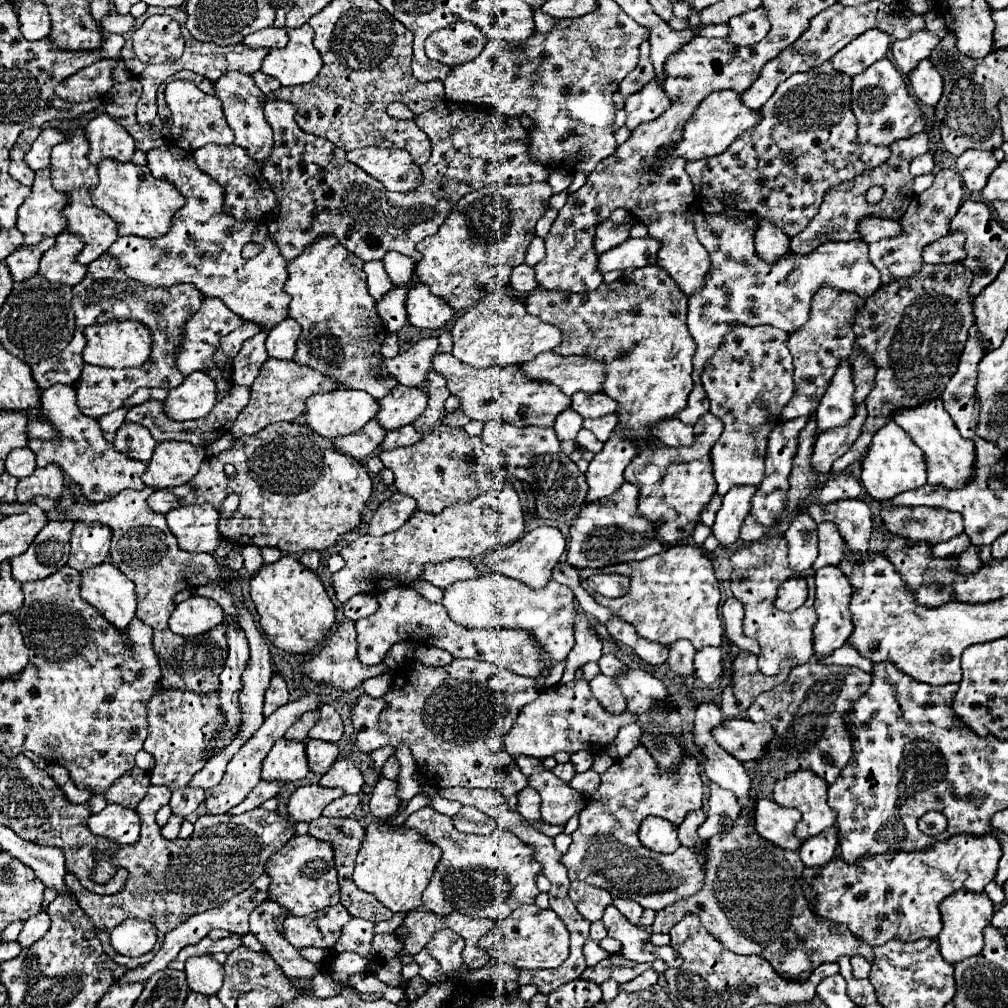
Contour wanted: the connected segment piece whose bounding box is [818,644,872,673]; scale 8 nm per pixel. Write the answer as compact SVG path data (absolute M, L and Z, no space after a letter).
M846 644L840 647L840 649L836 649L834 653L826 655L824 659L818 659L818 663L824 663L824 665L832 665L834 663L834 665L855 666L860 667L862 671L872 673L872 663L862 657L856 649Z

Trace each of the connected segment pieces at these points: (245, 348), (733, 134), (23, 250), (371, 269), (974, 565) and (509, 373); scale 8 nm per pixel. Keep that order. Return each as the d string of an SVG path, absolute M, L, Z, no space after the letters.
M260 331L252 339L244 341L240 347L238 355L234 357L234 369L232 369L232 379L236 385L252 385L262 363L268 359L266 355L266 333Z
M736 91L712 93L700 103L700 107L692 115L692 119L686 123L682 141L660 151L660 155L662 157L666 157L666 155L684 157L684 159L692 159L692 161L720 155L722 151L726 151L734 143L734 139L738 139L742 133L756 127L756 123L760 123L760 119L762 119L760 109L748 109L742 103L742 93L736 93Z
M48 237L48 239L42 239L40 243L36 245L30 245L30 247L20 247L18 251L14 251L12 255L8 255L6 259L6 265L14 277L16 283L20 281L26 281L30 277L34 277L38 273L38 261L40 257L54 245L54 237Z
M368 261L364 263L364 271L366 271L366 277L368 277L368 289L370 289L370 295L374 299L380 299L382 295L386 295L392 287L386 271L384 271L384 265L382 261Z
M976 545L968 547L964 553L958 555L958 569L964 571L964 573L972 573L972 571L976 571L980 565L982 565L982 561L980 561L980 557L978 557L978 547L976 547Z
M436 353L432 369L448 381L448 389L462 403L462 411L476 421L502 419L514 427L552 427L556 417L570 407L570 399L558 387L548 383L528 381L518 367L488 367L476 369L460 363L452 353Z

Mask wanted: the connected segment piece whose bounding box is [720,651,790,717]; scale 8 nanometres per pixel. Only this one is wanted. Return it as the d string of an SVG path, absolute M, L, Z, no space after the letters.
M738 651L736 659L732 663L730 685L726 685L722 689L720 709L726 717L742 717L748 711L748 707L752 705L752 701L762 691L782 683L786 679L788 671L790 671L790 667L784 667L784 671L780 675L762 675L762 672L758 669L756 659L758 657L752 655L752 653Z

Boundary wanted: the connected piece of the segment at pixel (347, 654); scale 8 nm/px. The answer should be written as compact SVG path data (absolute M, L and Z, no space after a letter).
M346 619L344 623L340 623L338 631L328 639L328 643L322 647L322 651L312 657L310 661L304 663L304 673L318 681L318 683L330 683L336 689L354 689L360 687L364 679L380 675L382 671L386 671L386 665L376 665L376 667L364 667L364 663L360 663L356 659L356 629L354 629L354 621Z

